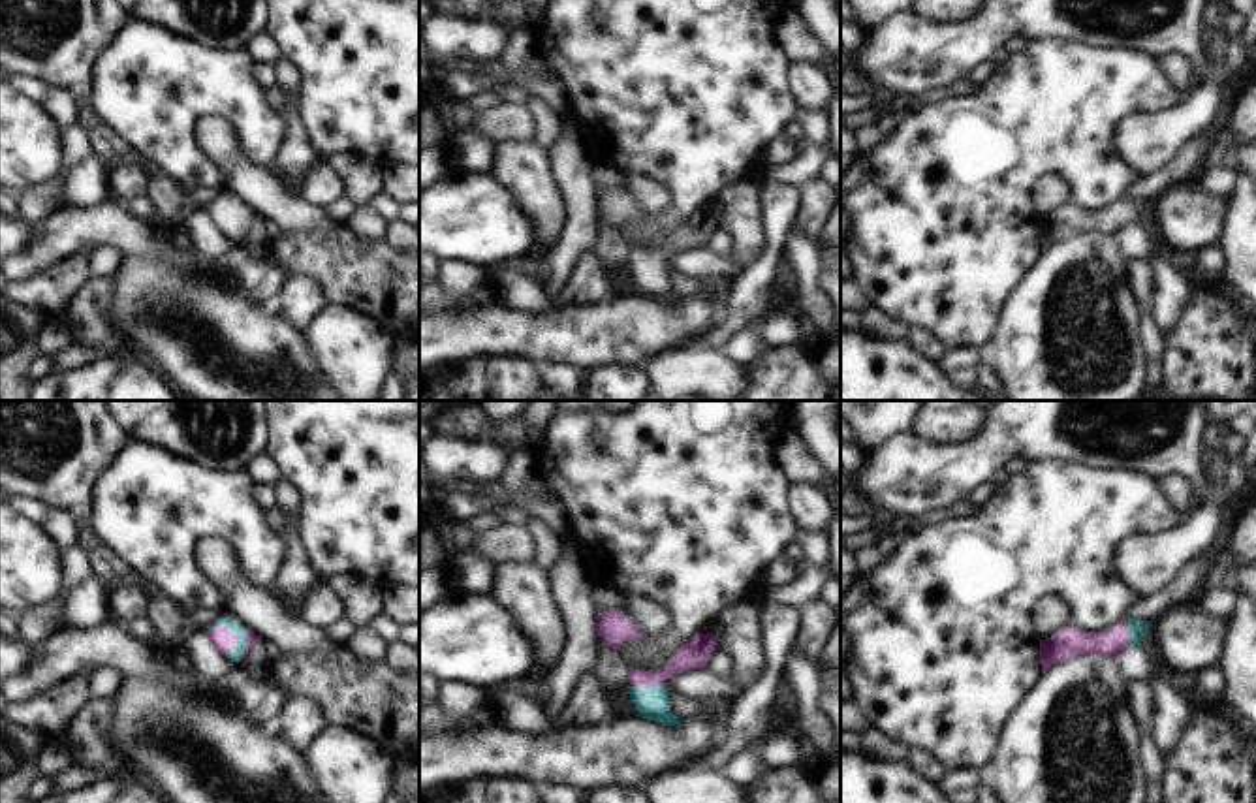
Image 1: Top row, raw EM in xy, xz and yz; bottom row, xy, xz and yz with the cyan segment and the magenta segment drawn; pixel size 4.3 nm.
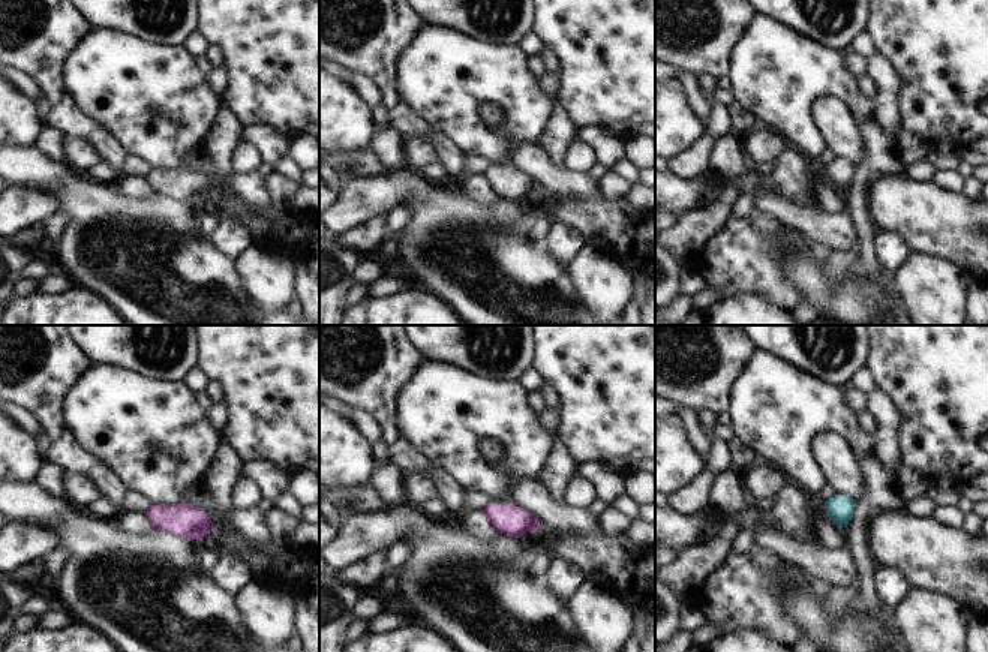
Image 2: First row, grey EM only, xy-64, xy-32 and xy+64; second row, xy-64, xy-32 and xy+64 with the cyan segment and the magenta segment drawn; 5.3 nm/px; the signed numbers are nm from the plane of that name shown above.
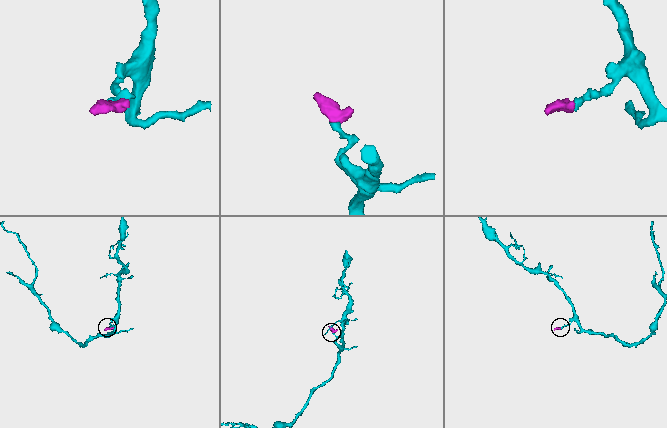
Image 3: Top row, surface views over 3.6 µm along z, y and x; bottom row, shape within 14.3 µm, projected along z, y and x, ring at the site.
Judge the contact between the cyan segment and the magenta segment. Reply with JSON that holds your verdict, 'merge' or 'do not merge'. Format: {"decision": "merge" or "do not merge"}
{"decision": "merge"}

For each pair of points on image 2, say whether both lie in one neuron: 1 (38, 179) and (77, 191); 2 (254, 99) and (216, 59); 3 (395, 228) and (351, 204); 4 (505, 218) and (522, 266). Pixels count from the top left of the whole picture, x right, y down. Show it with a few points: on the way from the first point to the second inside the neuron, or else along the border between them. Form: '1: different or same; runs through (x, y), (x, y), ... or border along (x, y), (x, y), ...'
1: same; runs through (47, 179), (57, 179), (68, 188)
2: different; border along (209, 44), (218, 48), (224, 63)
3: different; border along (398, 206), (384, 216)
4: same; runs through (505, 230), (505, 249), (510, 254)

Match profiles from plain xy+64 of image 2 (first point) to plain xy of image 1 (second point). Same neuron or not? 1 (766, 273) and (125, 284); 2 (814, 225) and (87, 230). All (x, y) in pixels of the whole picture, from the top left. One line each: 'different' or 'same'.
1: different
2: same

